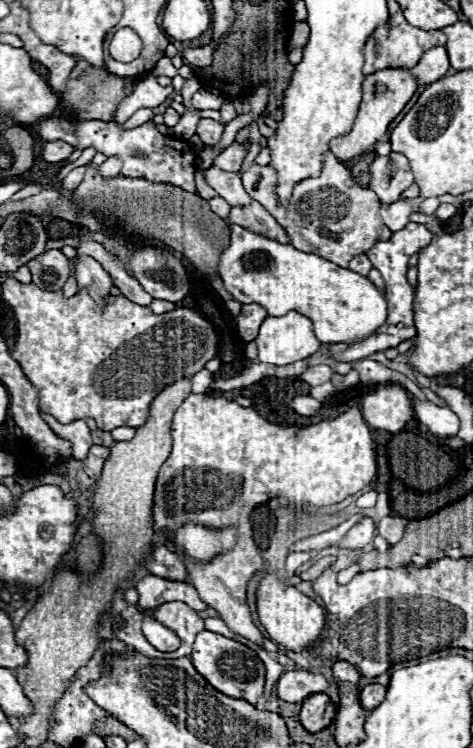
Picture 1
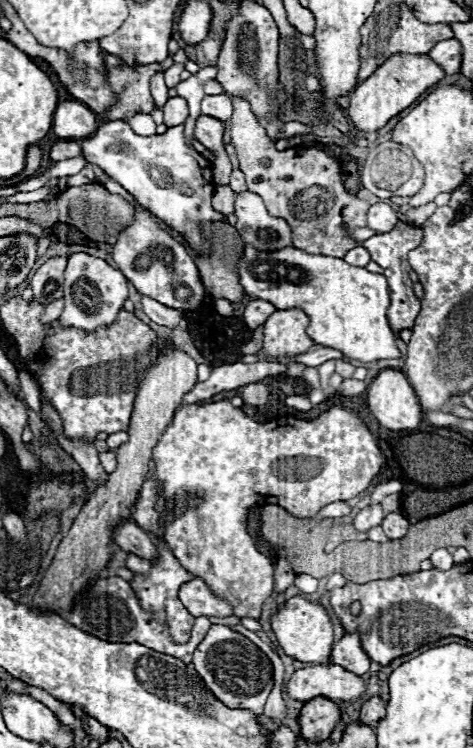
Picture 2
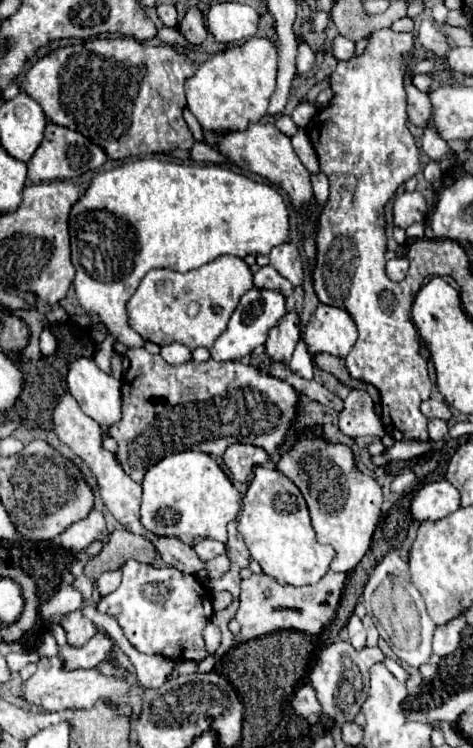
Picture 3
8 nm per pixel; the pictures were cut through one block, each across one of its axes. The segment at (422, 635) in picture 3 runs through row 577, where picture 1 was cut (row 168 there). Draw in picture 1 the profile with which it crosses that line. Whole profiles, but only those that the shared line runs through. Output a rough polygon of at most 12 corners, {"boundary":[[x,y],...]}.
{"boundary":[[396,152],[370,164],[370,188],[384,204],[400,200],[414,182]]}

